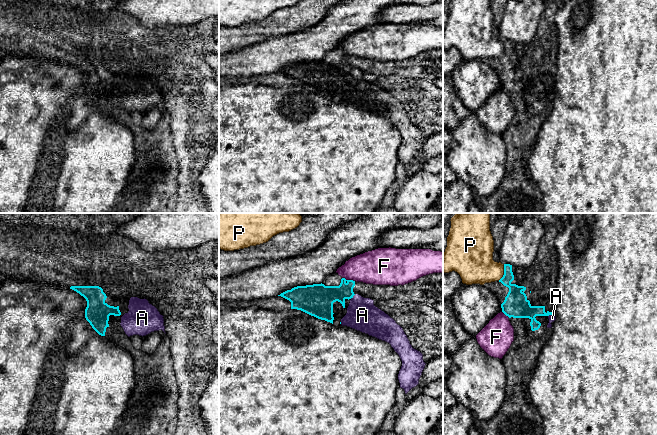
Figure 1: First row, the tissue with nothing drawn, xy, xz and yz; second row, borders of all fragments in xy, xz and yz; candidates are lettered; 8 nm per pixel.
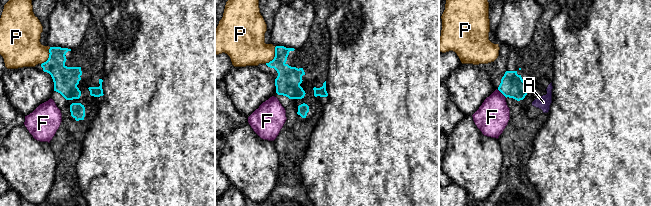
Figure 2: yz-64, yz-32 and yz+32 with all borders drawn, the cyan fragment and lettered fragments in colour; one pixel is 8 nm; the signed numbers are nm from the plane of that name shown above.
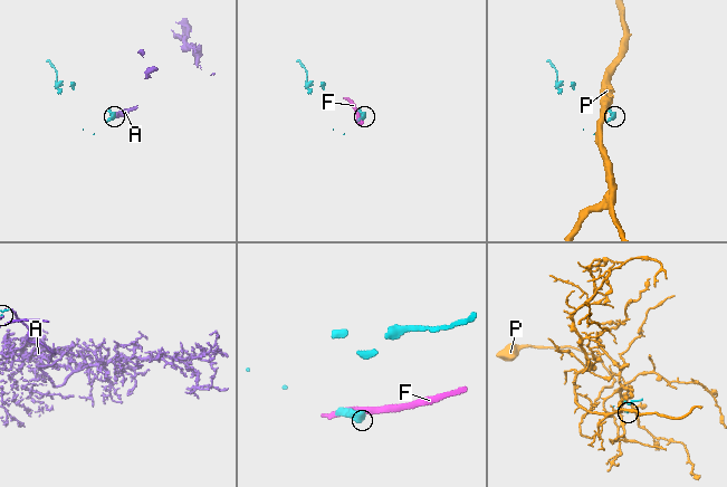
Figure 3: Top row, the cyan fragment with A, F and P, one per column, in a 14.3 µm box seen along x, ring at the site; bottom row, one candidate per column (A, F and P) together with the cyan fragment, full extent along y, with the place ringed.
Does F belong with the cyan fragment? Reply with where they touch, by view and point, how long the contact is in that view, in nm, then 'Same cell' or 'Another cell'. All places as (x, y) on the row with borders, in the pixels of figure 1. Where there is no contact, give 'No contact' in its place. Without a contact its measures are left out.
Touches cyan at xz (348, 280). Shared border 110 nm. Another cell

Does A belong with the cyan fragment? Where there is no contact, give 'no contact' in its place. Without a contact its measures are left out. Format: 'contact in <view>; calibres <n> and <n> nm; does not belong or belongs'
contact in yz; calibres 160 and 60 nm; belongs

